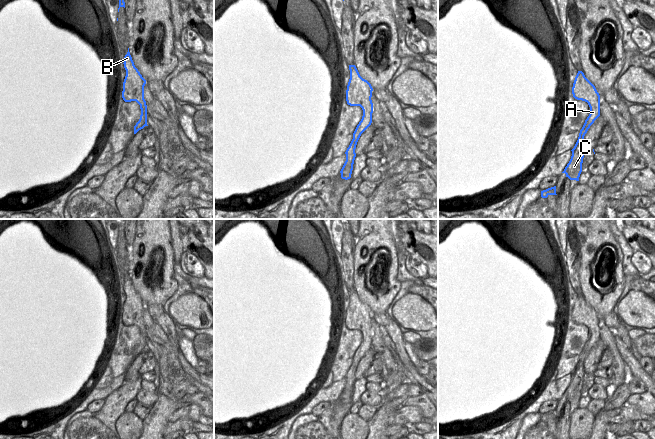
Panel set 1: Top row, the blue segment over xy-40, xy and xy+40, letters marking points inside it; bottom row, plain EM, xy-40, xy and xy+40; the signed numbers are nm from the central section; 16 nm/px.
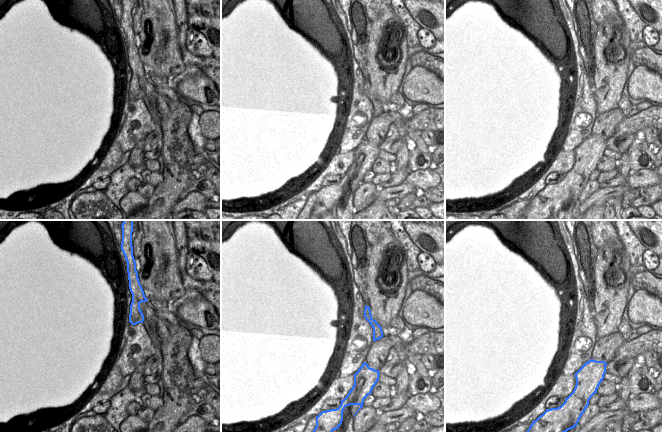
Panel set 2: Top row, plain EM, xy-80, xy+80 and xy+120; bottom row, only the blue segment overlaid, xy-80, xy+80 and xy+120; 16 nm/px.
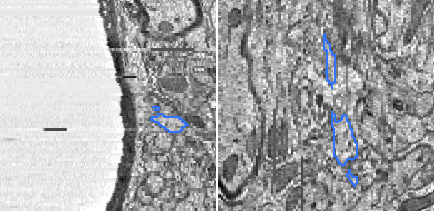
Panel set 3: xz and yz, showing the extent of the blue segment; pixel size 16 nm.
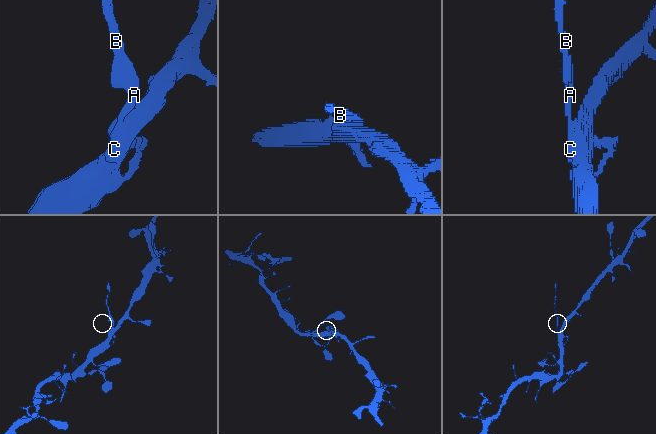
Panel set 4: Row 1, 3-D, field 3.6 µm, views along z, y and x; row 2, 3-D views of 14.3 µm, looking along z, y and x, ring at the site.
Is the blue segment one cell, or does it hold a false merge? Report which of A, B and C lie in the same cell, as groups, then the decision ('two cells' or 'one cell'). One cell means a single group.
groups A B C; one cell

